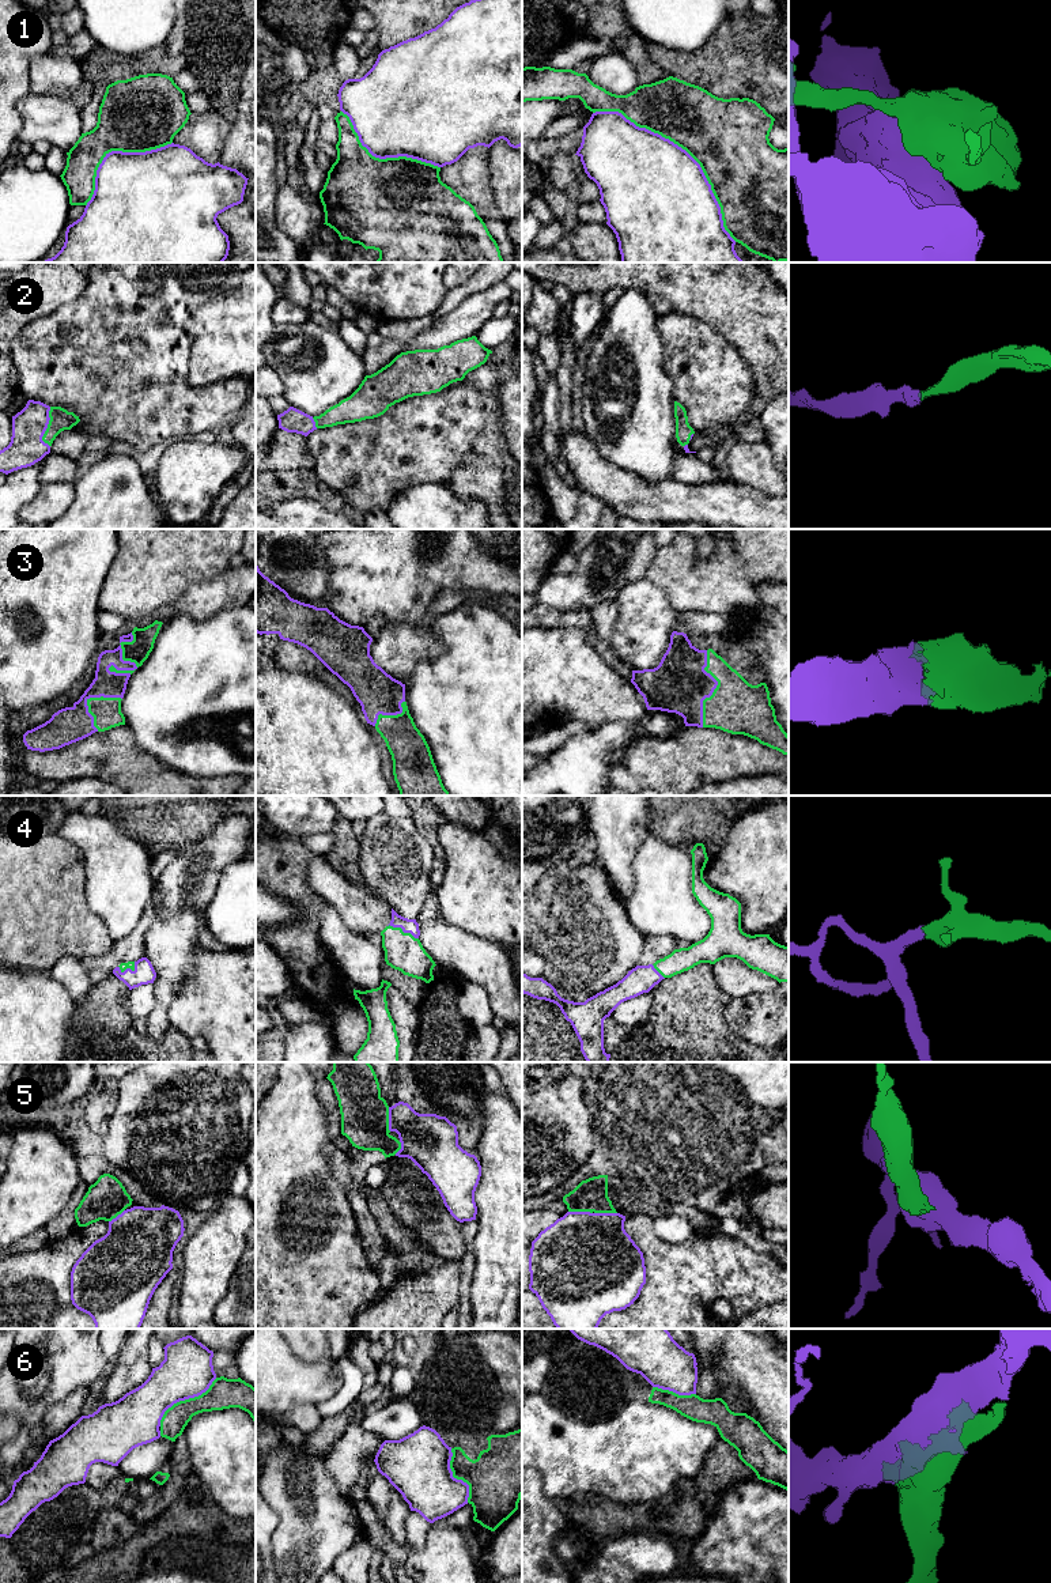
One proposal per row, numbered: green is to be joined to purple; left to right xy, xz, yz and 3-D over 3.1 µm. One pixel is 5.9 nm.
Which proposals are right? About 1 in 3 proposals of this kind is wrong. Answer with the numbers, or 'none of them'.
2, 3, 4

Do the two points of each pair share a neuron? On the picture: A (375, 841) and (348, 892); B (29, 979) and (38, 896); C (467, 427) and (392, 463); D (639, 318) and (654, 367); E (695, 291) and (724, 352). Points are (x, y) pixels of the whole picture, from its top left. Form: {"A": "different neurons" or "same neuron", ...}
{"A": "different neurons", "B": "different neurons", "C": "same neuron", "D": "same neuron", "E": "different neurons"}

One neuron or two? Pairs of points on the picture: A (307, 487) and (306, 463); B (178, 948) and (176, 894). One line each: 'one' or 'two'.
A: two
B: two

